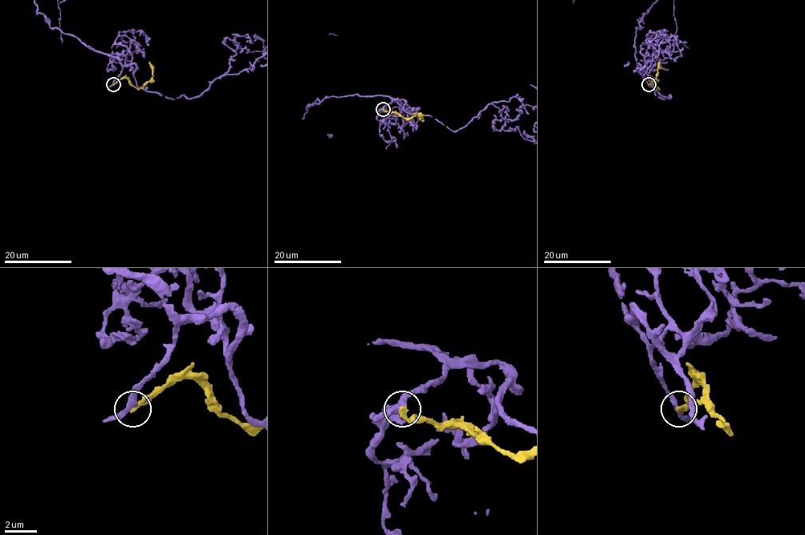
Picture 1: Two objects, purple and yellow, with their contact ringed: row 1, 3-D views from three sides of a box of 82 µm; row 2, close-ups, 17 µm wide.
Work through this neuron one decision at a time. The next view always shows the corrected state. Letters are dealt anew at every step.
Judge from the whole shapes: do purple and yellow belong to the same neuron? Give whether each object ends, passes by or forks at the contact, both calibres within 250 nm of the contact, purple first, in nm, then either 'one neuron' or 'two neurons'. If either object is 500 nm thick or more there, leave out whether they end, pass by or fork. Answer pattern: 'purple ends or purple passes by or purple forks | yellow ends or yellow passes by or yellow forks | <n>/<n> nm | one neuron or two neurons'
purple passes by | yellow ends | 320/300 nm | two neurons

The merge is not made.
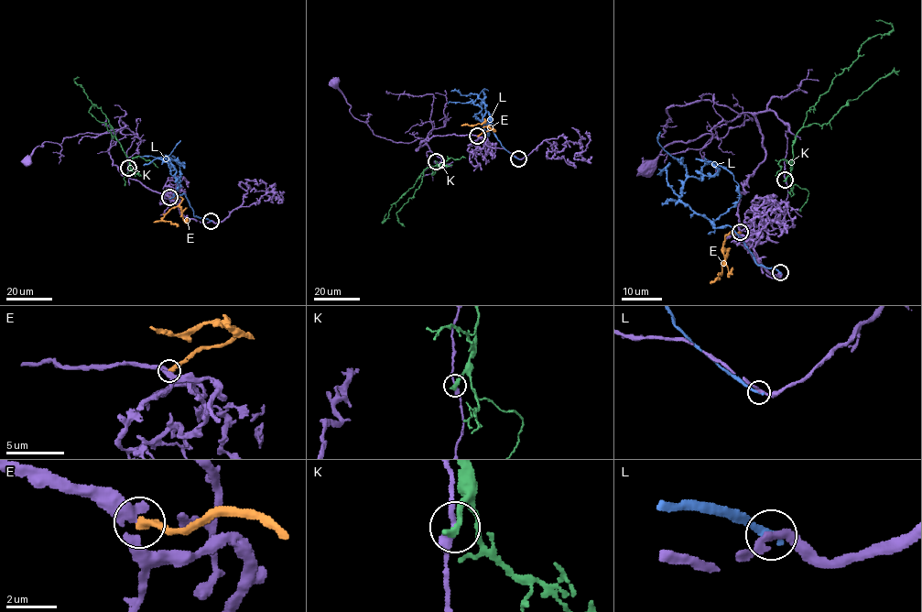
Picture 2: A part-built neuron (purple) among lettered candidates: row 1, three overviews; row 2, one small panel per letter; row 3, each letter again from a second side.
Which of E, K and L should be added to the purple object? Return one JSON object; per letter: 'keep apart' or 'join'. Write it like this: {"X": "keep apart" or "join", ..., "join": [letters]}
{"E": "keep apart", "K": "keep apart", "L": "keep apart", "join": []}

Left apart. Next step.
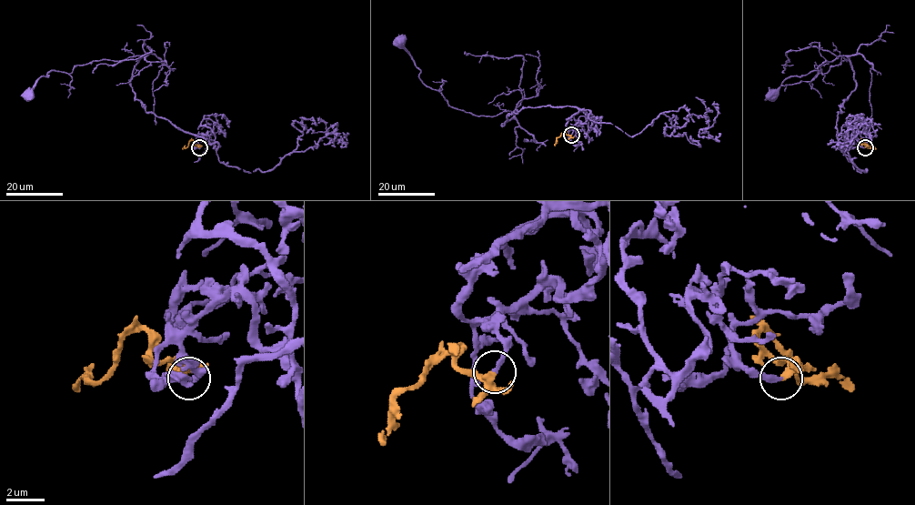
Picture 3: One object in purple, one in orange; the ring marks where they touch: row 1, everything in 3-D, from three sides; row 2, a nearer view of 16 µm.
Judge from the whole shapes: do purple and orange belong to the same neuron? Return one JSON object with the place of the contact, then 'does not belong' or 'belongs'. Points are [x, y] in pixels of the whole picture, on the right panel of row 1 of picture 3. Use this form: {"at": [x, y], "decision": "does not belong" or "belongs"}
{"at": [865, 147], "decision": "belongs"}

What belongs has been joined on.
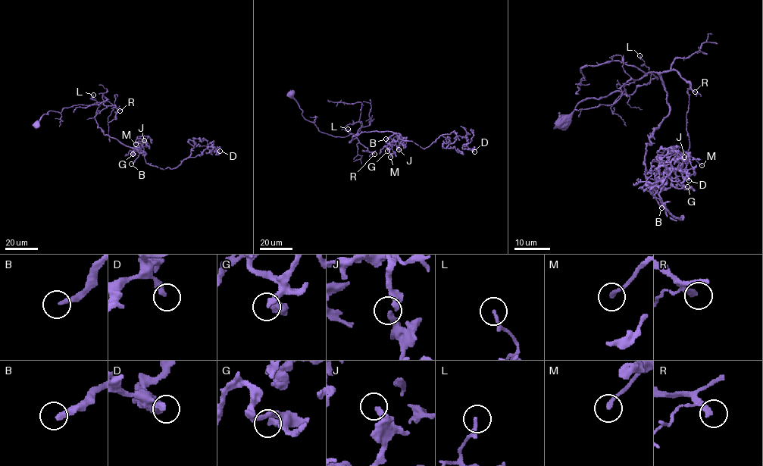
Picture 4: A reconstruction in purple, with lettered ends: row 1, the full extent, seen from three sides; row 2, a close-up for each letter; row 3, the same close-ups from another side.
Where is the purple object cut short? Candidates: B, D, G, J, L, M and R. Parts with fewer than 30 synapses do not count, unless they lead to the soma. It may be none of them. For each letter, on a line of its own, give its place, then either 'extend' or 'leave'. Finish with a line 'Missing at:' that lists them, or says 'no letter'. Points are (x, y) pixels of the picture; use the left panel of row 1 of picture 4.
B: at (131, 164); extend
D: at (220, 151); leave
G: at (132, 154); leave
J: at (144, 140); leave
L: at (93, 95); leave
M: at (136, 144); leave
R: at (120, 111); extend
Missing at: B, R

